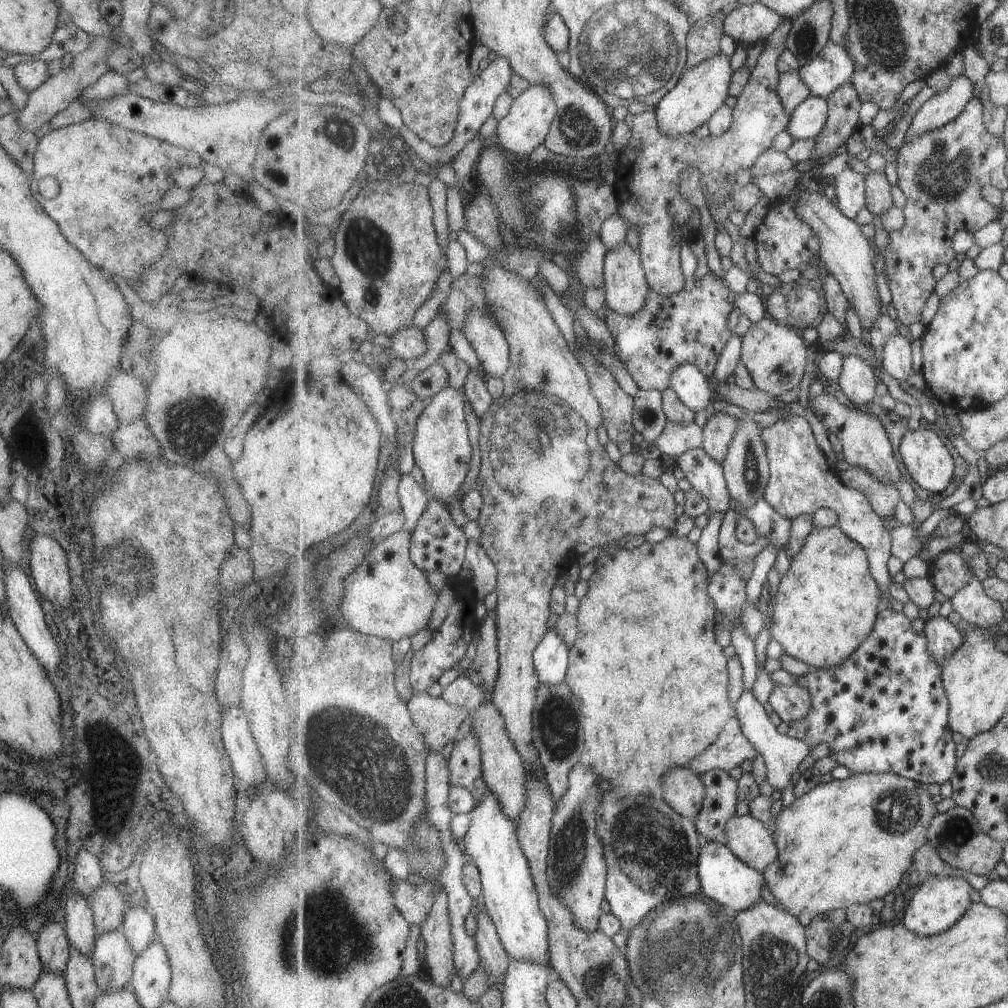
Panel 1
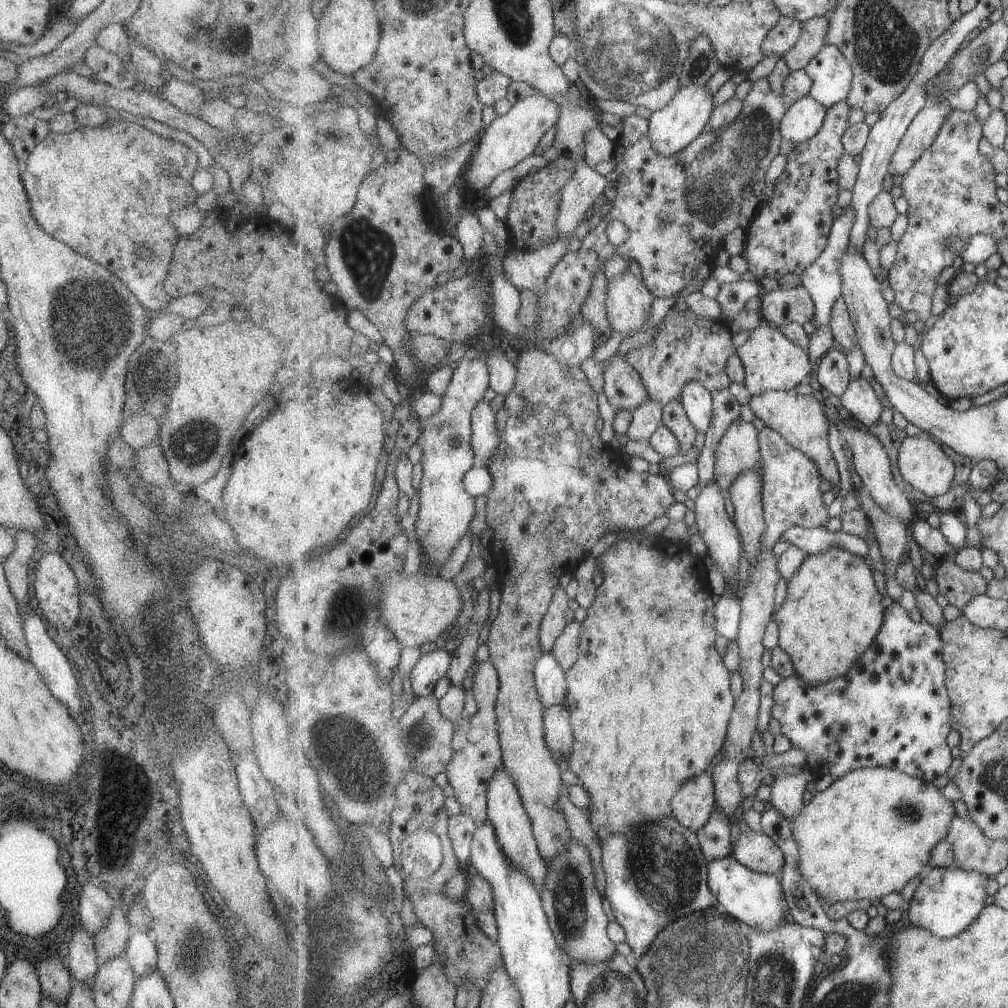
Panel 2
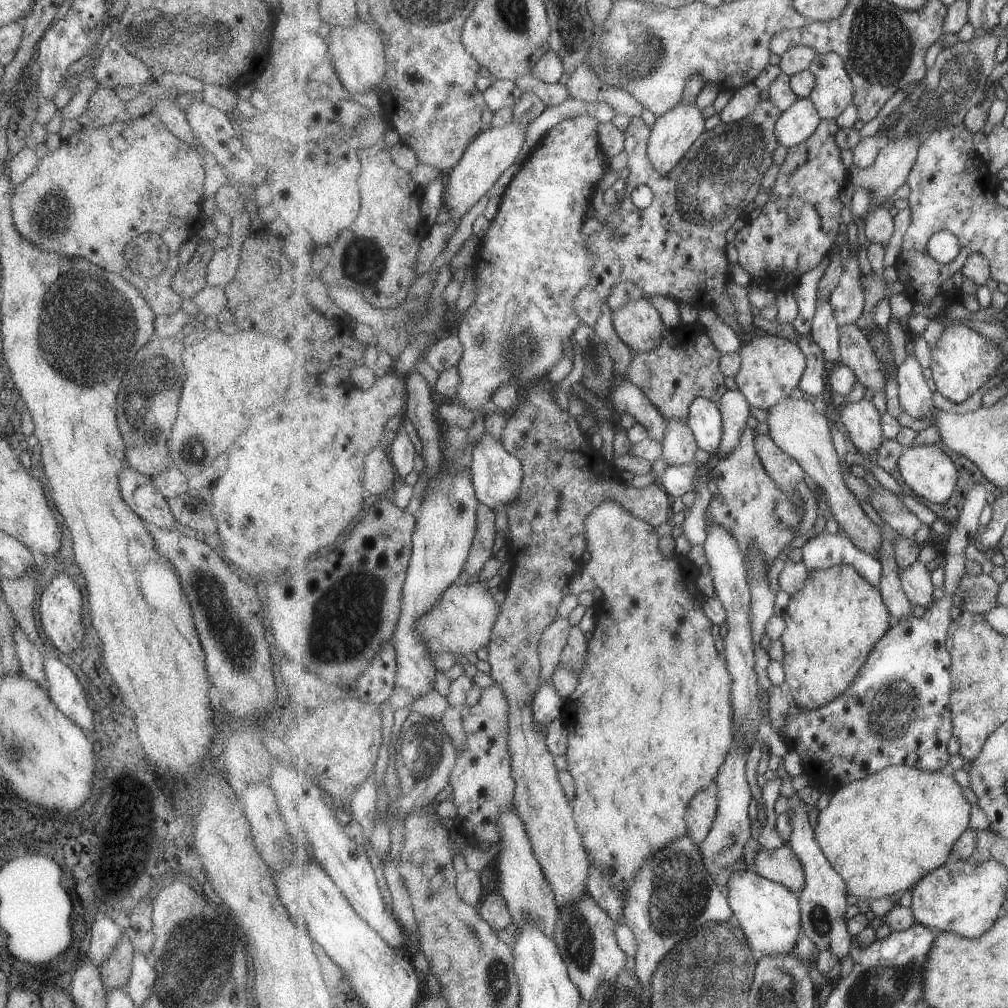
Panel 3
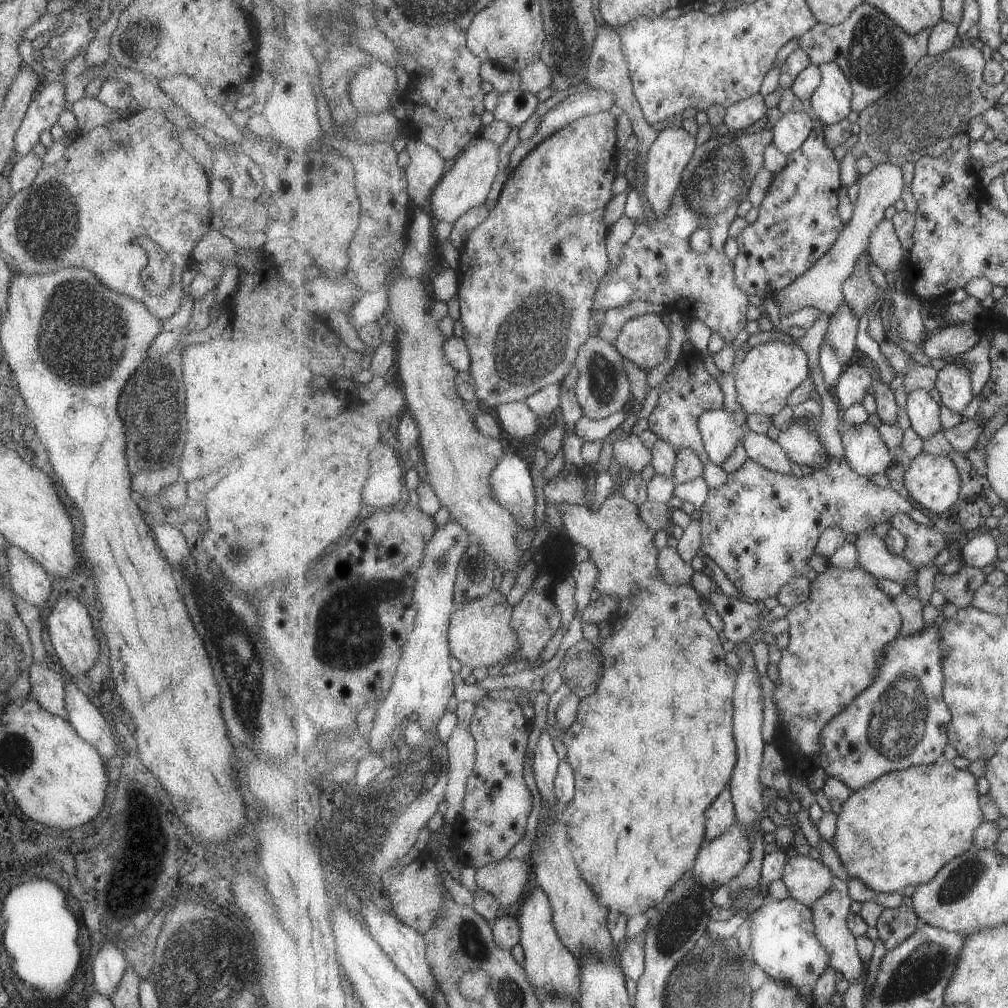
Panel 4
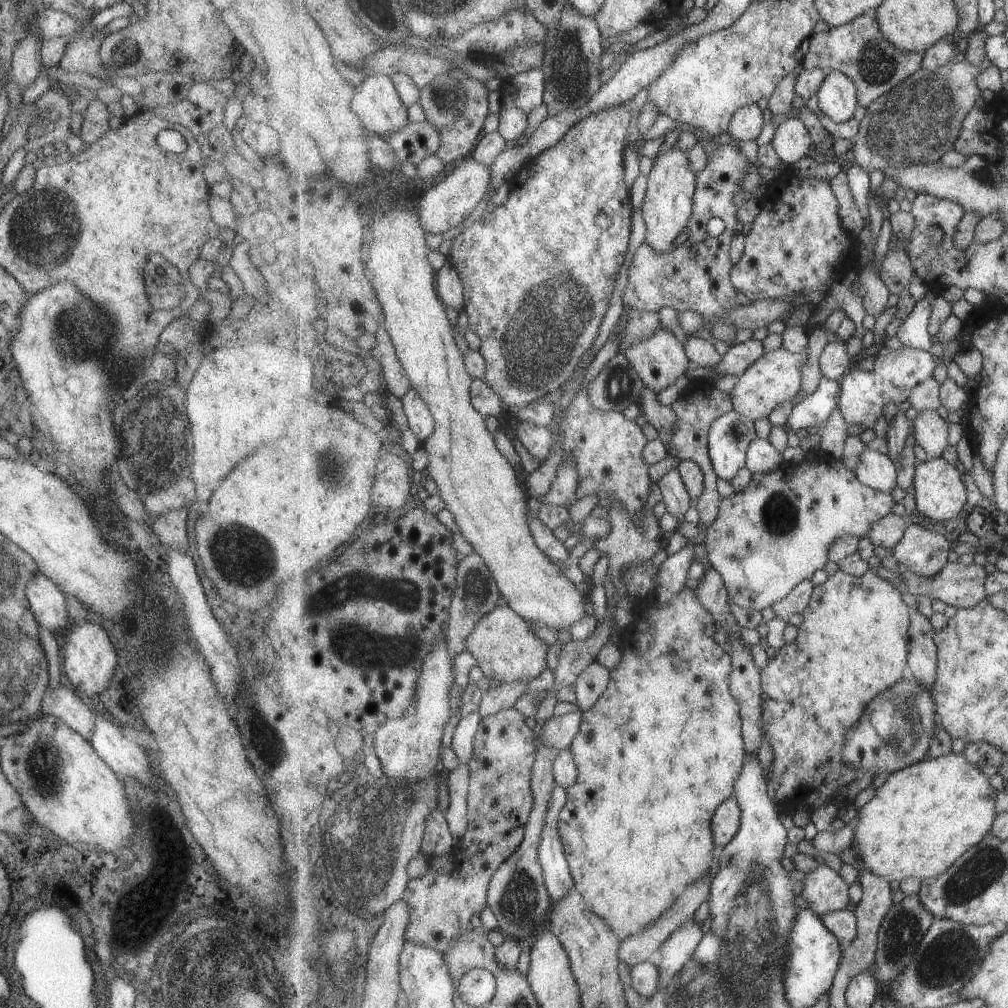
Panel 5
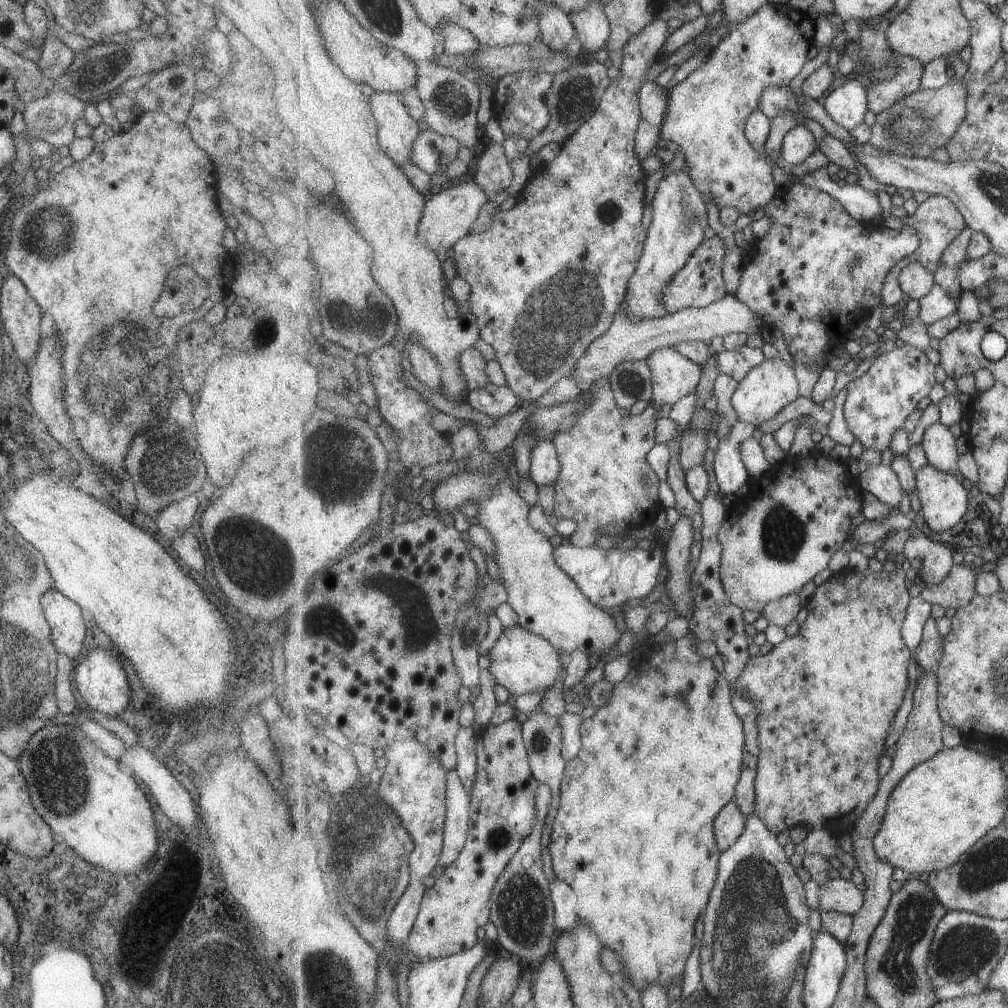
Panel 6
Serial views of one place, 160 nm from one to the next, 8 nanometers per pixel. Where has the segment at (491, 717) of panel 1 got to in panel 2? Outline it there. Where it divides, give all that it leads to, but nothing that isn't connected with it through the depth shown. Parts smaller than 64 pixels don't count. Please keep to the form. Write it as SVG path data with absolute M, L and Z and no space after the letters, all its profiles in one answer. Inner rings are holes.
M502 767L501 771L490 780L490 792L488 794L488 818L494 824L499 842L506 856L514 863L515 867L521 867L523 871L534 880L534 885L541 892L544 890L548 875L548 866L540 853L533 823L530 814L524 805L522 794L509 772Z

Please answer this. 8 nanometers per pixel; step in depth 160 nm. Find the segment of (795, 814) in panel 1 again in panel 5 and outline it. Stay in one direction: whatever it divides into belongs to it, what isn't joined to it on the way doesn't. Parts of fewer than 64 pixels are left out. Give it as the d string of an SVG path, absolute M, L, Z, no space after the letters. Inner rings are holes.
M951 751L945 756L919 761L891 774L876 790L876 795L856 813L860 823L855 831L853 848L876 875L891 882L901 882L908 876L916 876L920 880L936 877L987 836L998 816L995 804L997 790L991 786L989 776L969 762L965 754Z

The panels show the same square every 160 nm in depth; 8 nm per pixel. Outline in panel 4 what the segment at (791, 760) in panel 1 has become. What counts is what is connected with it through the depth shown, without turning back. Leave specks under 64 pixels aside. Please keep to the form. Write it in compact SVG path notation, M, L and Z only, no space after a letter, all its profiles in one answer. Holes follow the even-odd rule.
M835 877L834 885L813 906L814 923L817 938L823 943L824 949L830 954L830 966L840 971L849 982L857 982L863 972L866 972L865 964L857 952L857 937L851 932L848 925L849 908L851 908L851 896L849 896L849 884L847 880Z

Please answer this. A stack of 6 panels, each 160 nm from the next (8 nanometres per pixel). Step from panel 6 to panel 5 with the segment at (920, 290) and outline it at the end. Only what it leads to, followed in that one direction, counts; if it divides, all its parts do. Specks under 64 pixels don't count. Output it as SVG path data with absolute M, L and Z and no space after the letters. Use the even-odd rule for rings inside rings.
M887 250L881 265L881 277L894 297L911 286L915 274L921 274L921 271L915 268L906 251Z

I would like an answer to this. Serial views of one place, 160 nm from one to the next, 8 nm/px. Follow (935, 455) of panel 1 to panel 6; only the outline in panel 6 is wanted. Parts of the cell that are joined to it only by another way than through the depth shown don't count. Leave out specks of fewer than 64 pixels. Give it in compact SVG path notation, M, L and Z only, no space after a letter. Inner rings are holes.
M929 464L917 477L921 512L929 526L945 532L959 524L969 506L968 490L955 473L946 473Z

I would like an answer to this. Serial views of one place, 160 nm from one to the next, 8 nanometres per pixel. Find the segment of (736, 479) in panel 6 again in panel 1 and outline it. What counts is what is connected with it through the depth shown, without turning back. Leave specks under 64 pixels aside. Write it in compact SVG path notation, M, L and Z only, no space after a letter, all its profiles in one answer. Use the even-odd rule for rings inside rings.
M683 364L675 368L670 377L670 387L673 388L682 402L695 412L701 410L710 413L713 388L709 378L693 364Z

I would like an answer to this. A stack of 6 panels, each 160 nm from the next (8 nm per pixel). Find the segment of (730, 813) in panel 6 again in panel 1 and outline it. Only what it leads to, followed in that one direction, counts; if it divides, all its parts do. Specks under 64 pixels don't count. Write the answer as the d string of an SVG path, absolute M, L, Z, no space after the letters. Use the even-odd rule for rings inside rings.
M675 766L665 778L665 800L678 814L689 819L698 817L706 798L706 787L697 772L687 766Z

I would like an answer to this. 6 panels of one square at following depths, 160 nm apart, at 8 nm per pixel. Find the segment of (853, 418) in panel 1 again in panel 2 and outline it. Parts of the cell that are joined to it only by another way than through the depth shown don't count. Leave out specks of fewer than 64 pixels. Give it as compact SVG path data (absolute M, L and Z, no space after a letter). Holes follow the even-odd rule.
M839 426L841 441L845 442L852 450L852 460L854 468L859 474L862 483L865 484L867 490L874 496L874 499L892 515L896 515L911 527L917 513L909 498L905 496L903 489L899 488L899 484L895 482L893 476L893 468L891 468L891 460L889 454L885 450L885 446L879 442L877 436L873 436L865 427L857 426L849 428L849 426Z

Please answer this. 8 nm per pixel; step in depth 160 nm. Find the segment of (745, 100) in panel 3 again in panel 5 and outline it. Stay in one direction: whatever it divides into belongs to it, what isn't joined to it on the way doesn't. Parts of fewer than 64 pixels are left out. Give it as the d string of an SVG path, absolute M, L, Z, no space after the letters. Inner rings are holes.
M757 104L745 105L736 110L731 119L729 134L735 140L757 140L763 132L763 126L765 126L763 110Z

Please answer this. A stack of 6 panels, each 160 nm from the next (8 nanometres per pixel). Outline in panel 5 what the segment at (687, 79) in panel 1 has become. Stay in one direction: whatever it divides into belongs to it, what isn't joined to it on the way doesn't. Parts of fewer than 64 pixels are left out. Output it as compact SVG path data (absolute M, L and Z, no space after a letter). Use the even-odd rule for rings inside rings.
M670 148L667 153L655 158L653 168L647 177L647 190L641 204L647 226L645 240L660 253L670 253L677 249L673 244L683 230L687 231L694 209L698 177L693 174L686 153L687 151L680 152Z

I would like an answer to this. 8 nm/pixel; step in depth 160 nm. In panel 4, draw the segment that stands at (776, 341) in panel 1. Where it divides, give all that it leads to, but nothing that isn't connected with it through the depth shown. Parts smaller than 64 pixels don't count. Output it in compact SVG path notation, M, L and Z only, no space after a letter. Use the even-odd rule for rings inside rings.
M766 342L749 348L736 368L738 399L748 414L771 417L788 404L788 398L809 377L809 356L798 343Z

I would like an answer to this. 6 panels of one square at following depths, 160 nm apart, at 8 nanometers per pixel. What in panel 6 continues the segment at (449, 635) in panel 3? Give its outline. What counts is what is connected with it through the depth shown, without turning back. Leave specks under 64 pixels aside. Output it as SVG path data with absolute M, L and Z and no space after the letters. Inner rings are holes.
M518 624L502 629L501 636L489 652L491 658L489 671L496 682L505 687L513 697L528 692L543 693L557 682L557 678L565 675L563 656L547 638L528 631Z

